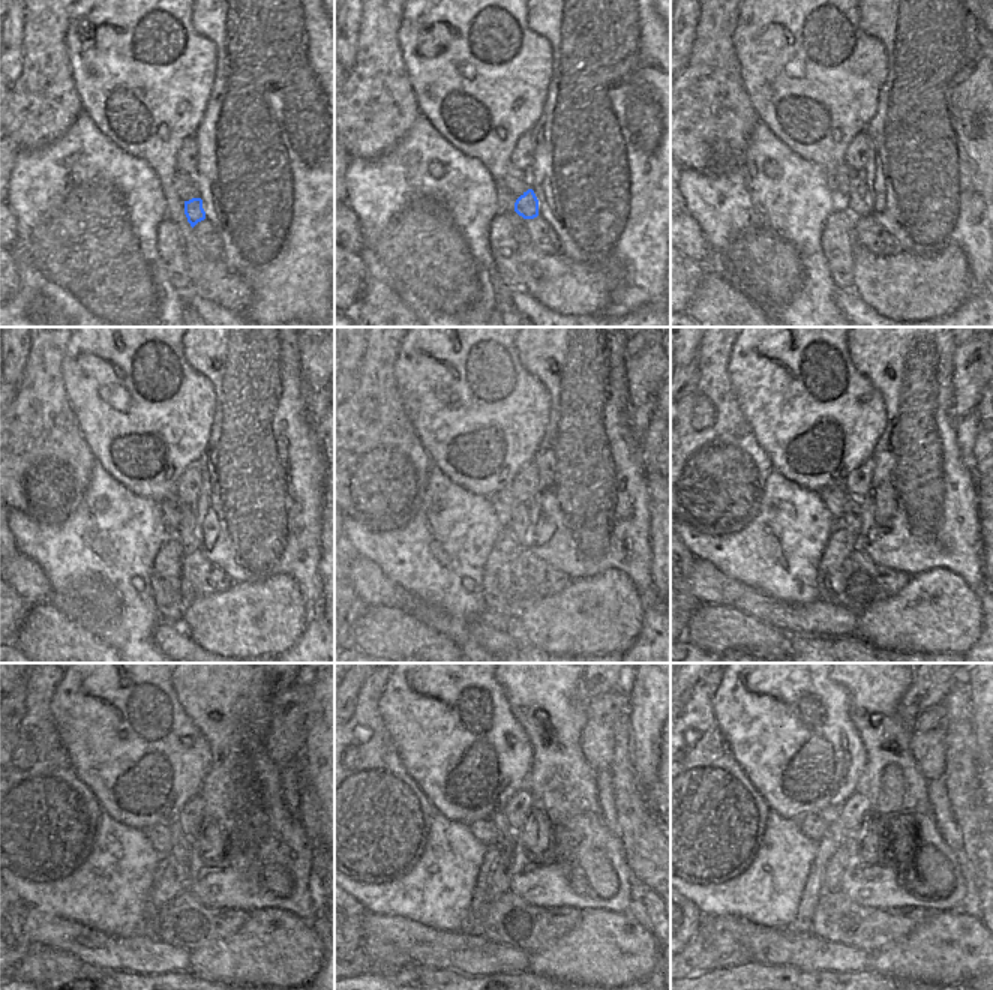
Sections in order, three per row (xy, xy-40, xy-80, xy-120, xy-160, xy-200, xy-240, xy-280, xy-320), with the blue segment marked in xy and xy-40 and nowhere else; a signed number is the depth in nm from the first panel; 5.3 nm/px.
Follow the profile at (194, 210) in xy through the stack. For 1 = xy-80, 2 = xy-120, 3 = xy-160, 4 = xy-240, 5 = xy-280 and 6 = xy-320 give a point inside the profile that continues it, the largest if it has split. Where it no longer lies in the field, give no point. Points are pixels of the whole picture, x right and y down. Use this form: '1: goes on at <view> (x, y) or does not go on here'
1: goes on at xy-80 (858, 200)
2: goes on at xy-120 (185, 533)
3: goes on at xy-160 (519, 525)
4: goes on at xy-240 (182, 848)
5: goes on at xy-280 (507, 840)
6: goes on at xy-320 (830, 815)

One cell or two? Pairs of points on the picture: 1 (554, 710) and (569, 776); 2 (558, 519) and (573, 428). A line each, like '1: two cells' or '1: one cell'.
1: one cell
2: one cell

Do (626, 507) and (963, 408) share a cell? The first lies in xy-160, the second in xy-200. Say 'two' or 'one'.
two

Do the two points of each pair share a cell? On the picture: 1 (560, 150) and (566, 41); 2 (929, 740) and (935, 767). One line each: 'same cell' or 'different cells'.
1: same cell
2: same cell

